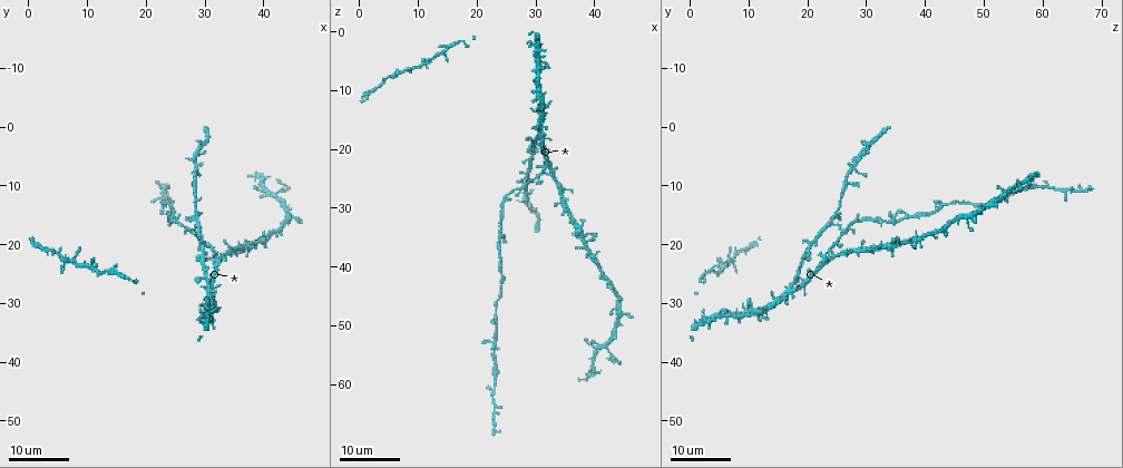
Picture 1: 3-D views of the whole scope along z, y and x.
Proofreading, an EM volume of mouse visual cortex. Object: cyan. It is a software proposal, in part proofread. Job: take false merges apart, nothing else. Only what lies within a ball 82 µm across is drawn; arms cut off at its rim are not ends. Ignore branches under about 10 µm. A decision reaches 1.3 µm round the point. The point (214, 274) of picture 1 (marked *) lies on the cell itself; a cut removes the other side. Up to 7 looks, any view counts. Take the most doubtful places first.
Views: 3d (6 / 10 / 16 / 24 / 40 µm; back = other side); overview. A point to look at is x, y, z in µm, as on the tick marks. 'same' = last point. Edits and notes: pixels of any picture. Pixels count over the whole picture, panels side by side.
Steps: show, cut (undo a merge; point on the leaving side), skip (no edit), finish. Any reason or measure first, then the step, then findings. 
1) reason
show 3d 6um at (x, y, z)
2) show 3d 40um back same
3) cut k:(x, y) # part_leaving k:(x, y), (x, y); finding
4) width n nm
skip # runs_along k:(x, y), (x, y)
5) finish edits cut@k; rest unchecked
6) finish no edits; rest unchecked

four or more arms meet
show 3d 24um at (28.5, 16.5, 24.5)

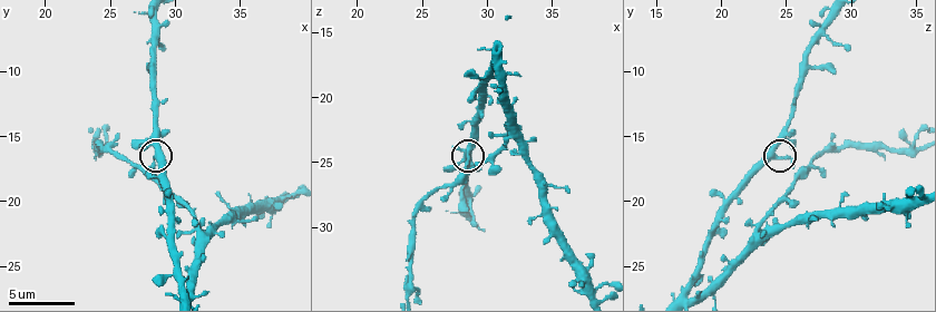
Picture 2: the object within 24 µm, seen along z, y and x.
show 3d 10um at (28.8, 16.4, 24.2)

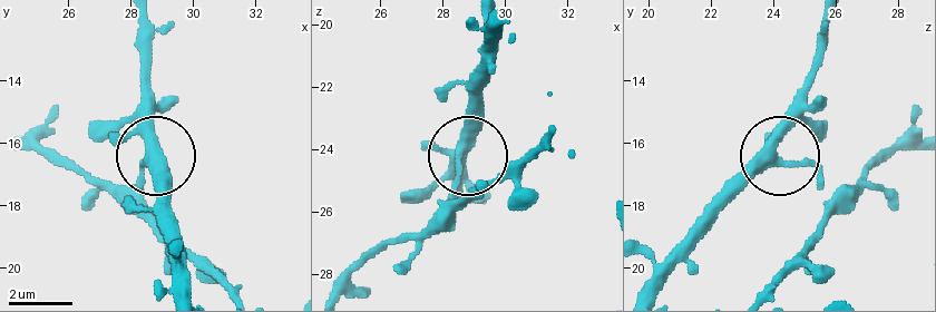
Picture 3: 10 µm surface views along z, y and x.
side_arm 21 um
skip # one cell here

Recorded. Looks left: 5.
three-way junction
show 3d 16um at (30.6, 27.2, 17.2)

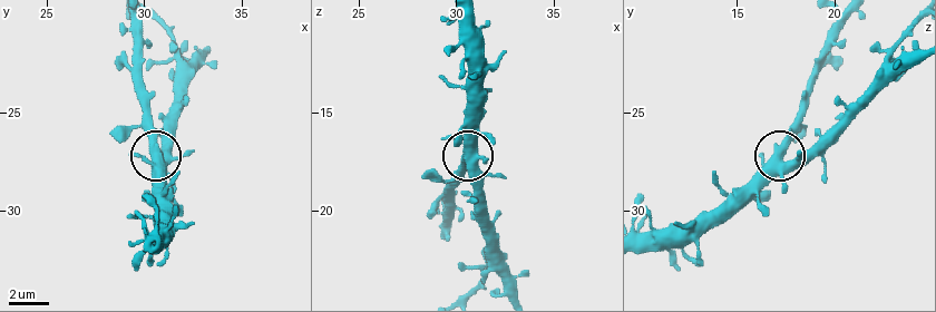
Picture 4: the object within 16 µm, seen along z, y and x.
width 400 nm
skip # all the same cell

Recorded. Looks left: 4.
arms run side by side
show 3d 6um at (32.0, 22.6, 22.6)

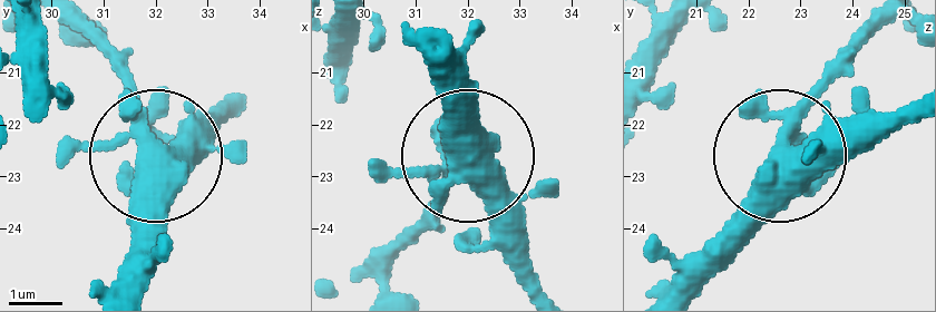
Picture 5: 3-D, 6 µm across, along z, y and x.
show 3d 6um back at (32.10, 22.45, 22.75)

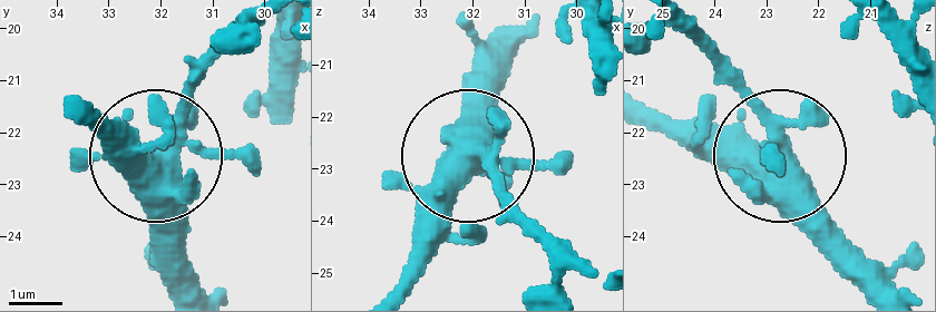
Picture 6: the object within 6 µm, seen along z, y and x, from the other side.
skip # runs_along 6:(493, 42), (488, 130), (403, 273); all the same cell

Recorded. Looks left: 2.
finish no edits; rest unchecked

